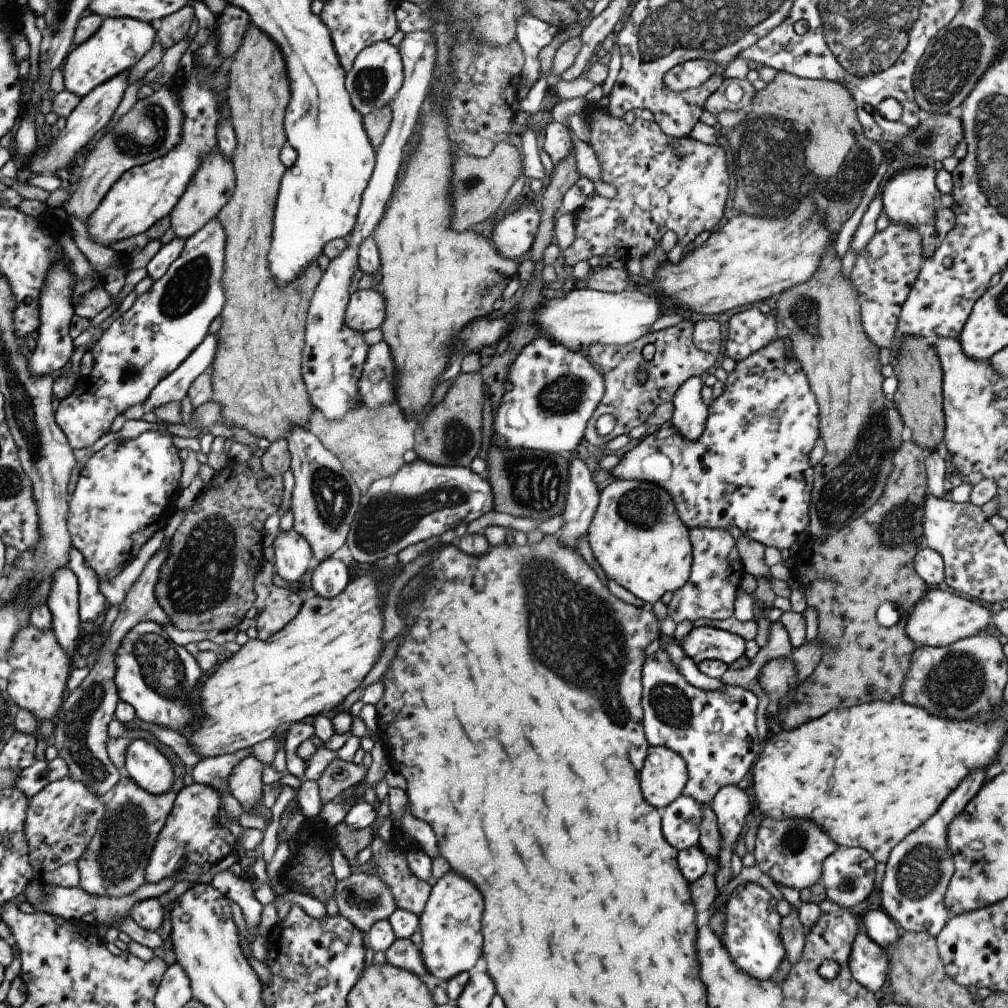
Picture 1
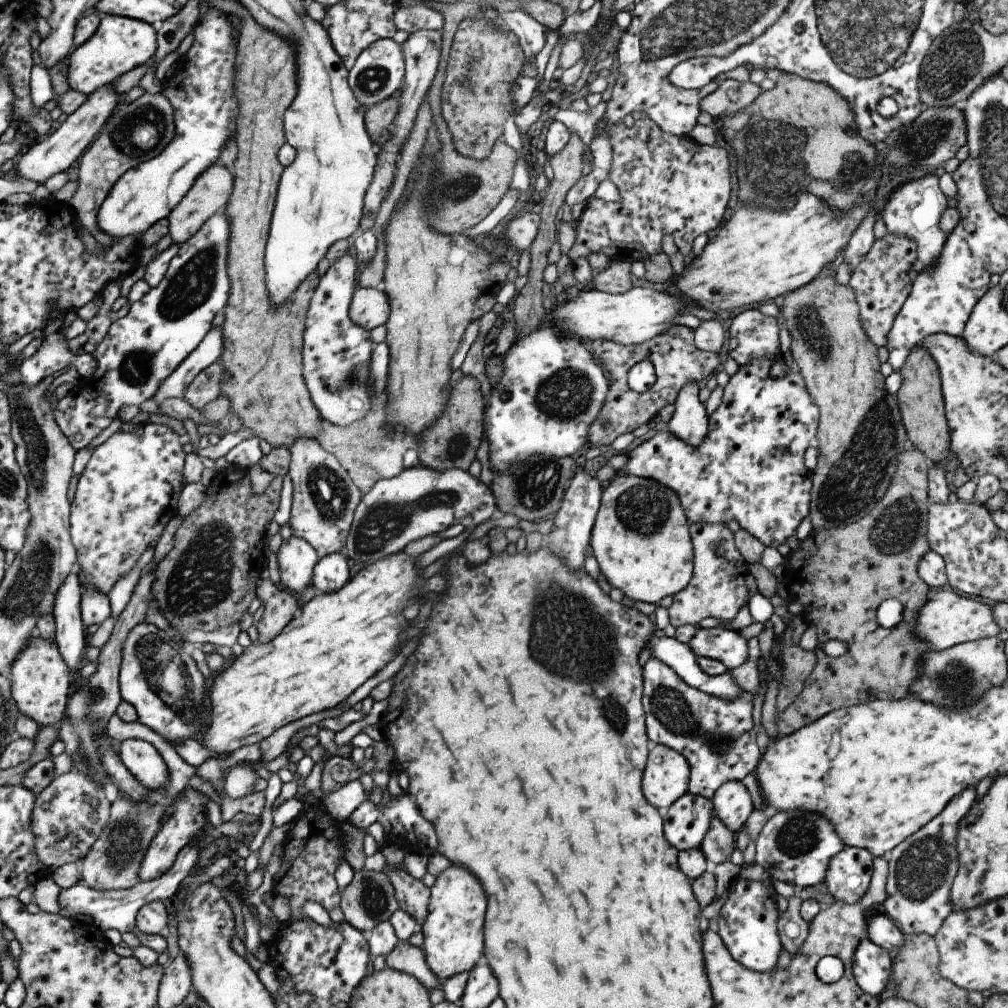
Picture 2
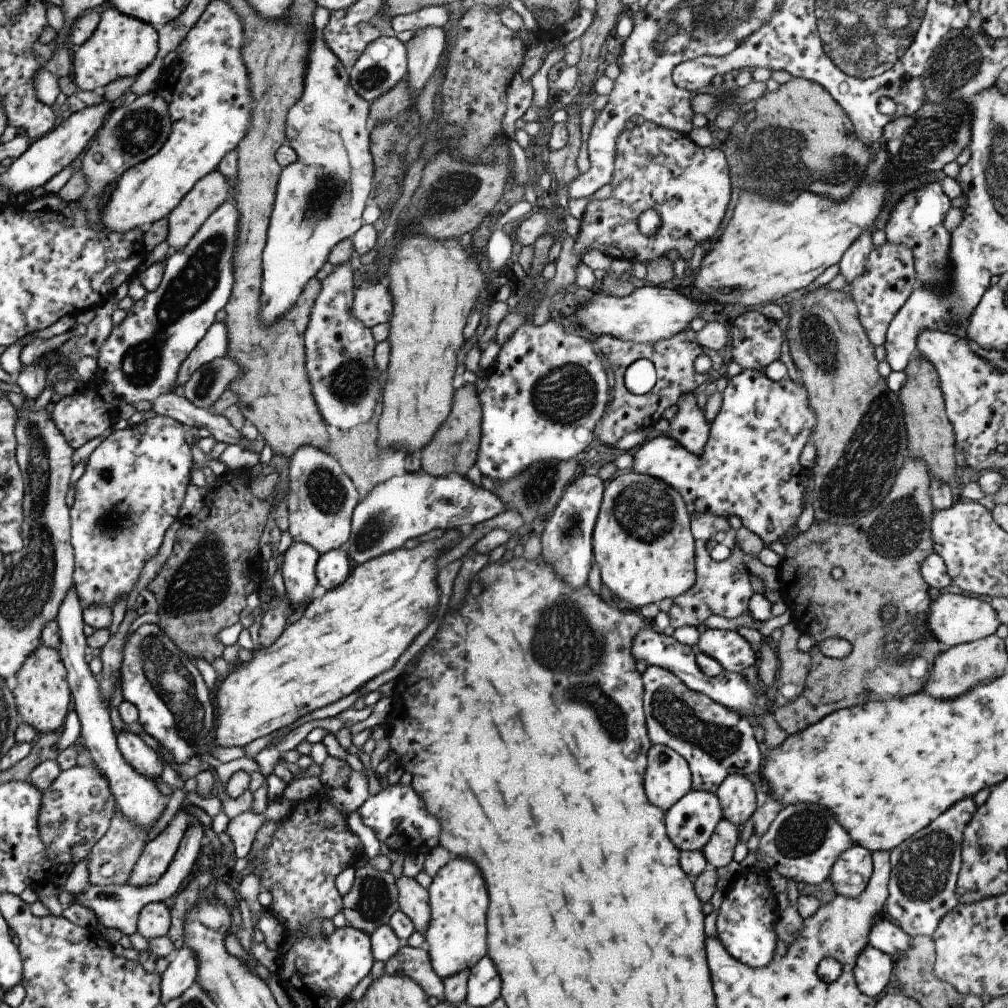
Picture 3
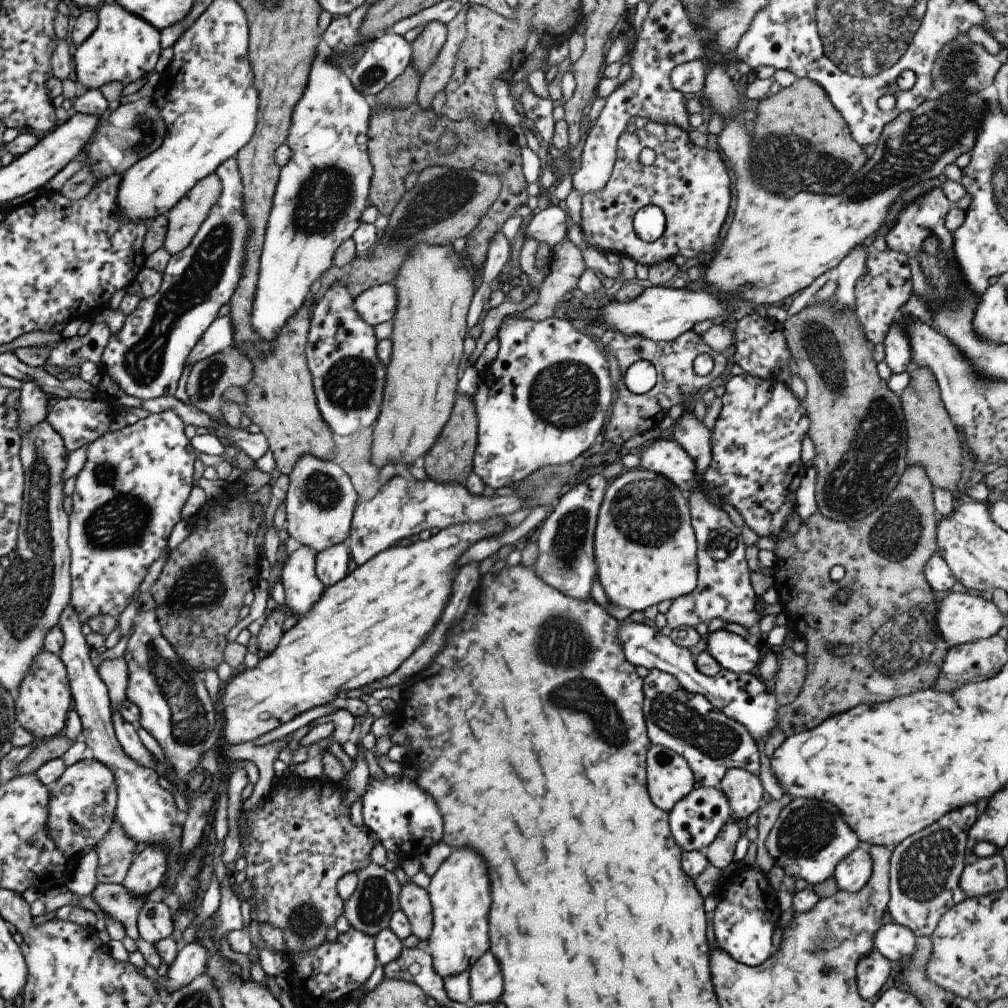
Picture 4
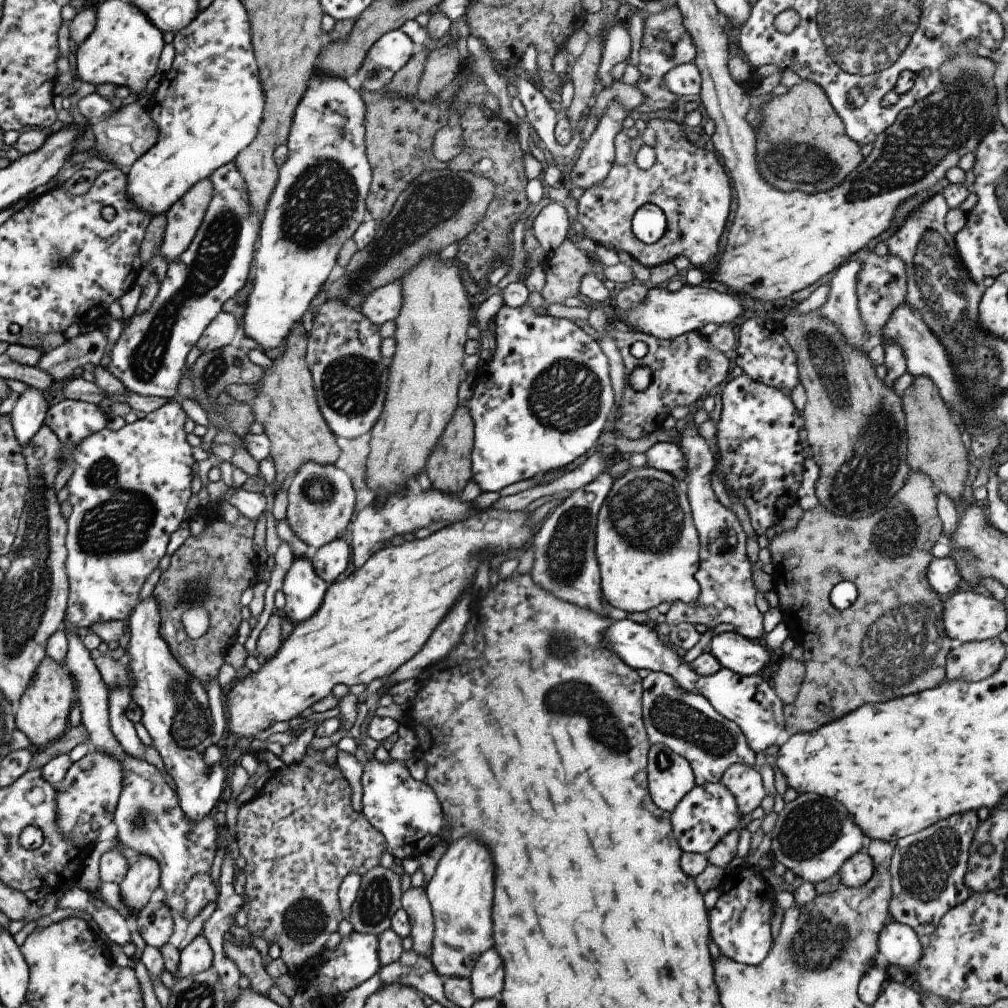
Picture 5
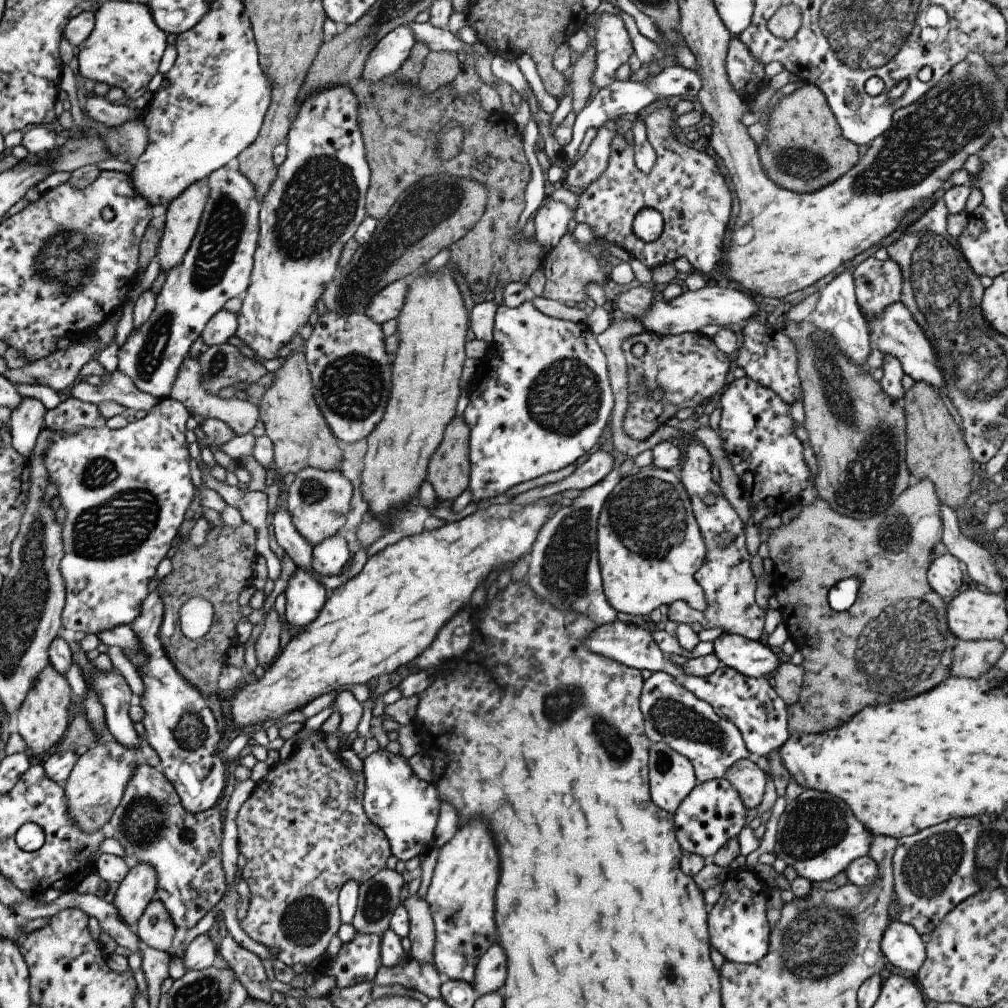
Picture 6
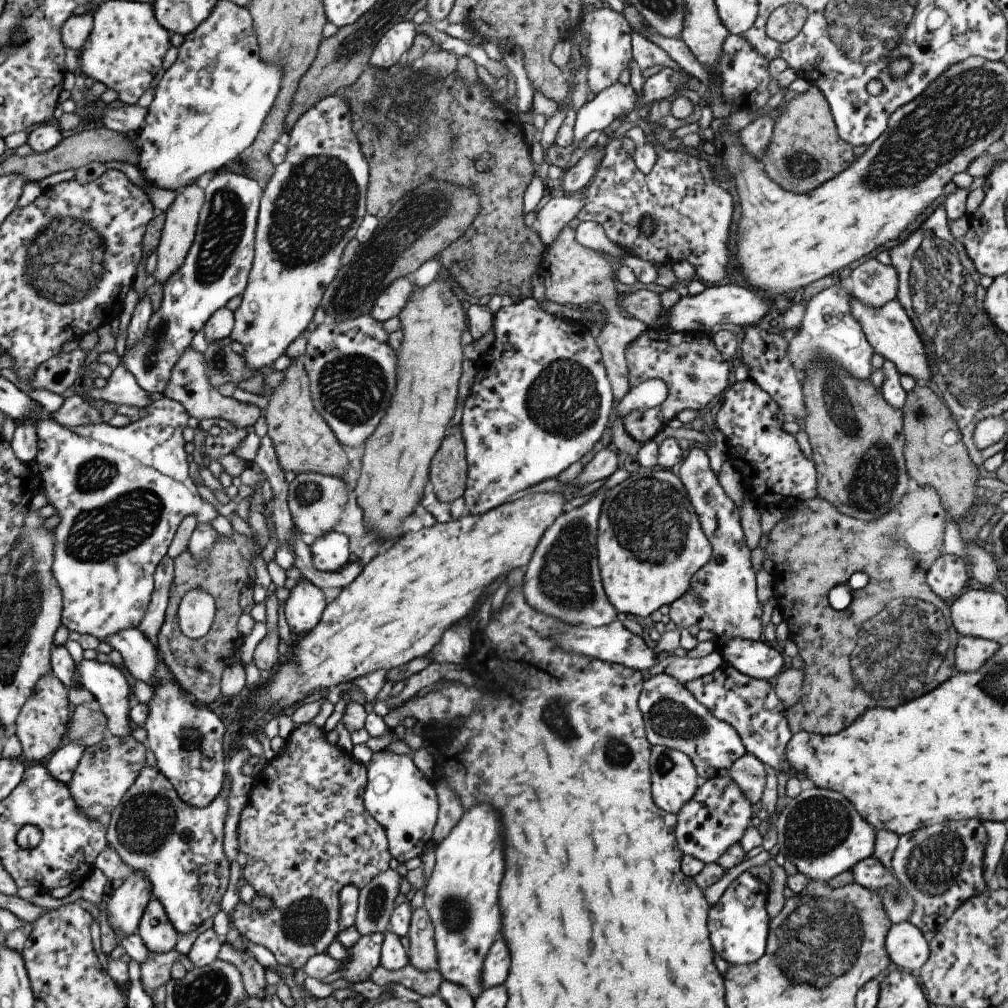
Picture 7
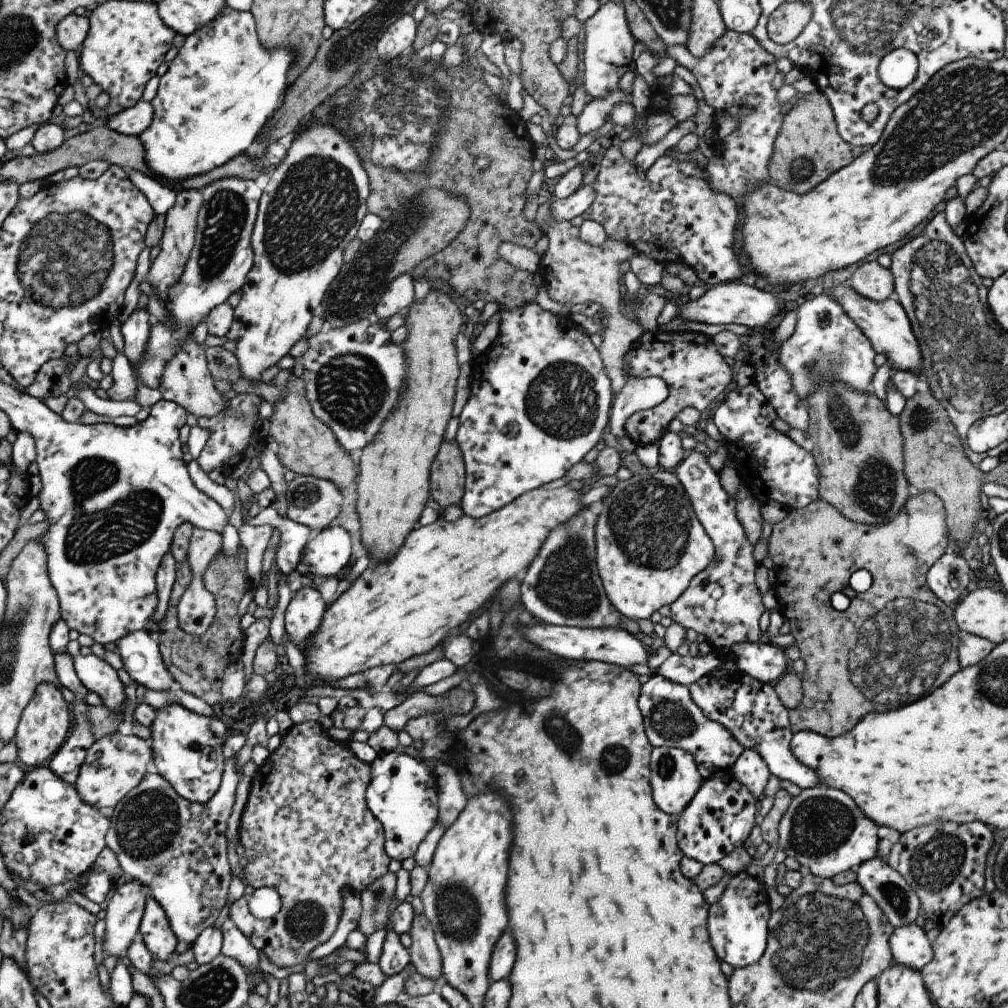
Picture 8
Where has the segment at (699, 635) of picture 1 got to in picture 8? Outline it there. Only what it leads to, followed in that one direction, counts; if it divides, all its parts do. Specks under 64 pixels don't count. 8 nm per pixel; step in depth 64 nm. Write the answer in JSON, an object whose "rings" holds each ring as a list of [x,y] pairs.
{"rings":[[[736,643],[731,651],[735,655],[735,665],[743,672],[758,679],[763,683],[776,683],[784,673],[786,673],[786,655],[784,649],[772,643]]]}

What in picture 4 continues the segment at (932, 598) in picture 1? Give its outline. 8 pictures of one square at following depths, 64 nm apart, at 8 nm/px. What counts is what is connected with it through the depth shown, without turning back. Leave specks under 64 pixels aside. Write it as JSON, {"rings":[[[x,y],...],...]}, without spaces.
{"rings":[[[952,592],[937,604],[935,623],[940,636],[943,636],[951,648],[996,635],[1006,620],[992,601],[974,596],[970,592]]]}

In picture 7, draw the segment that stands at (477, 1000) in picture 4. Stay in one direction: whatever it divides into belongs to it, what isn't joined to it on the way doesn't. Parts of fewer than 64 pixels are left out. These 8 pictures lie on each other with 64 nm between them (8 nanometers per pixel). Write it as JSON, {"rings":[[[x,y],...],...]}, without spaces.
{"rings":[[[496,942],[490,947],[484,958],[481,970],[481,983],[484,989],[497,987],[504,984],[508,978],[511,965],[510,954],[504,942]]]}

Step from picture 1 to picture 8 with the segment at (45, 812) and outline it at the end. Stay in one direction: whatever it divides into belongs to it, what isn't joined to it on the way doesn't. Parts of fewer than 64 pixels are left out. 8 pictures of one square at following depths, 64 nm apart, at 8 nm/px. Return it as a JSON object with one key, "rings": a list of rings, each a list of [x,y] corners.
{"rings":[[[119,732],[103,736],[88,749],[74,784],[76,792],[87,805],[95,809],[115,807],[141,783],[147,773],[146,764],[152,759],[149,740]]]}

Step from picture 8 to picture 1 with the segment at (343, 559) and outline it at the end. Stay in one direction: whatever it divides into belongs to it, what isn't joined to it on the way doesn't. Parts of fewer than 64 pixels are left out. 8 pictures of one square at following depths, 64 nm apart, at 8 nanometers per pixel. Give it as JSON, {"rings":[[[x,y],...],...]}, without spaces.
{"rings":[[[326,559],[313,566],[310,586],[316,596],[331,599],[338,596],[350,582],[348,569],[340,560]]]}

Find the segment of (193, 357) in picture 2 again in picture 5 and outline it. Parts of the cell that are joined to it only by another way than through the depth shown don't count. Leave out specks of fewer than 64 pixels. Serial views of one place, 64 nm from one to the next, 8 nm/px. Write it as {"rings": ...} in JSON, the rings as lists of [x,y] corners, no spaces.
{"rings":[[[220,311],[204,329],[196,346],[202,353],[228,346],[237,341],[240,330],[237,314]]]}

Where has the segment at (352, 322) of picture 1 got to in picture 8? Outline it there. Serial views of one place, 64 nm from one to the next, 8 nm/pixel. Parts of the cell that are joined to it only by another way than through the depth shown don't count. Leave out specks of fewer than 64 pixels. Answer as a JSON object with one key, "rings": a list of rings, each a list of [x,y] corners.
{"rings":[[[404,273],[396,277],[380,297],[375,308],[374,318],[387,320],[394,314],[400,314],[400,310],[410,306],[414,300],[413,278],[410,274]]]}

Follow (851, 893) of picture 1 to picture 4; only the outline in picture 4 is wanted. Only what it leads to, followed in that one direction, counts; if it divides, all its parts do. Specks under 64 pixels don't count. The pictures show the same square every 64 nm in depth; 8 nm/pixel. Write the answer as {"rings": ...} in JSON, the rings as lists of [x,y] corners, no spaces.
{"rings":[[[863,844],[836,865],[833,877],[838,890],[857,893],[870,880],[871,874],[872,857]]]}

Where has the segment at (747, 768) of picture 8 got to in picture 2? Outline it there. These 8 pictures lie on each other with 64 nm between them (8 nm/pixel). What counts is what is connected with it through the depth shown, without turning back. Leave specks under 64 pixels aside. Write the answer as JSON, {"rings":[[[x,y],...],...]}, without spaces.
{"rings":[[[740,781],[725,782],[716,790],[711,801],[715,814],[736,835],[755,810],[748,789]]]}

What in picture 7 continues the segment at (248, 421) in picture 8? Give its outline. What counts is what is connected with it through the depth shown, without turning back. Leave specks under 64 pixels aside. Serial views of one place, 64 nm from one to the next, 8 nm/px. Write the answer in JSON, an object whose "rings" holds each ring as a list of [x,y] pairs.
{"rings":[[[202,419],[199,422],[199,428],[208,432],[212,426],[220,428],[220,434],[205,434],[206,452],[212,459],[220,458],[225,454],[232,453],[232,450],[240,444],[240,441],[248,434],[250,430],[237,427],[224,419]]]}

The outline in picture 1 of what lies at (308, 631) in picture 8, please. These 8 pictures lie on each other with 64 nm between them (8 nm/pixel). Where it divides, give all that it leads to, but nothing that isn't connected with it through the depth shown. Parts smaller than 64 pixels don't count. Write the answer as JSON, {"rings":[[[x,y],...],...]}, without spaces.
{"rings":[[[294,529],[280,531],[273,540],[275,572],[288,582],[300,583],[308,568],[315,565],[311,546]]]}

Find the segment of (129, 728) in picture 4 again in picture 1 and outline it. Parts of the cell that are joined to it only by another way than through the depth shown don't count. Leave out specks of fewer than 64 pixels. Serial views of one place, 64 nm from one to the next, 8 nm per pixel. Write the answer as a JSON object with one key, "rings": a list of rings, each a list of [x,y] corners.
{"rings":[[[143,739],[133,740],[129,744],[124,773],[153,795],[163,795],[175,785],[171,761]]]}

